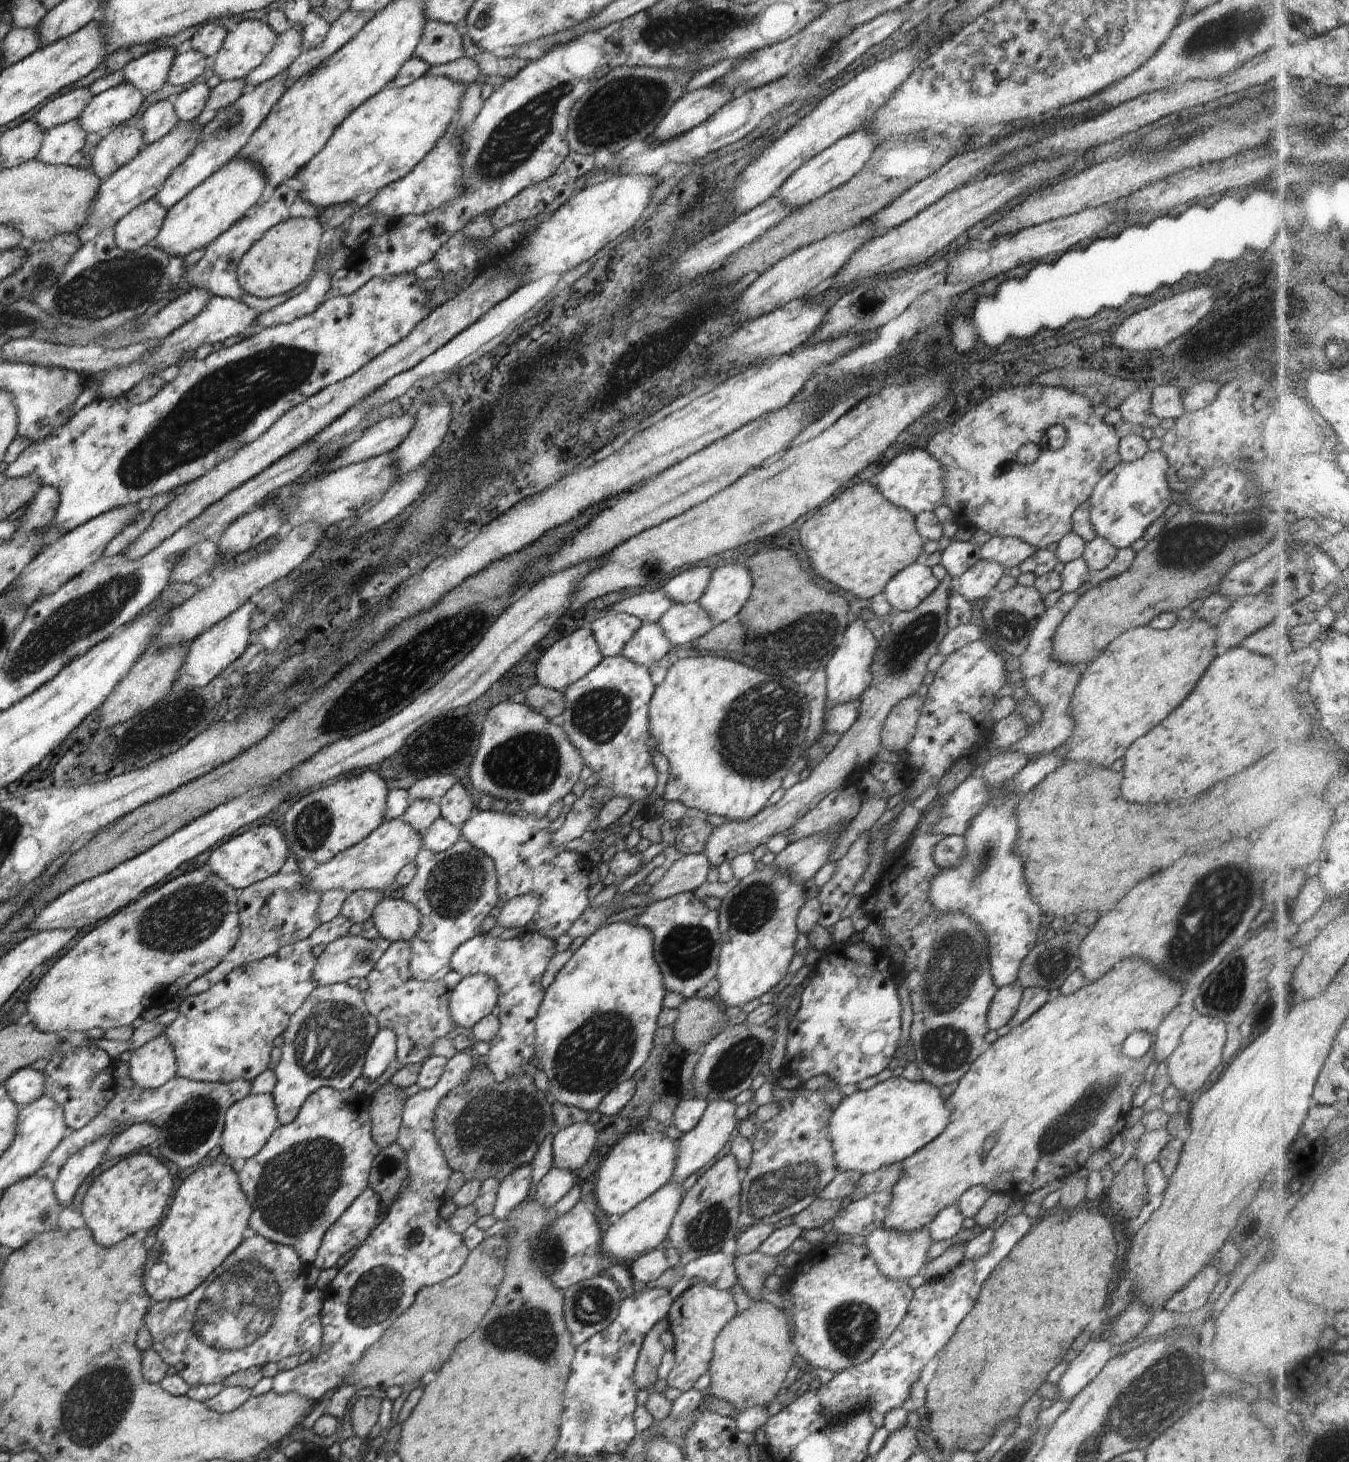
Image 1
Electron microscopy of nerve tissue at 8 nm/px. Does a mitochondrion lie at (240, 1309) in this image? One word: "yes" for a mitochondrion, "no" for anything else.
yes

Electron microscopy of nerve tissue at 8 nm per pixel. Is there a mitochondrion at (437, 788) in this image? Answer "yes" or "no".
no

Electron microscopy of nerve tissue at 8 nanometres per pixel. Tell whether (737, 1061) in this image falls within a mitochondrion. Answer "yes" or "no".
yes

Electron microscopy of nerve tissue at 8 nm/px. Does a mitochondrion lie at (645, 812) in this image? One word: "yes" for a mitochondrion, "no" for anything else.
no

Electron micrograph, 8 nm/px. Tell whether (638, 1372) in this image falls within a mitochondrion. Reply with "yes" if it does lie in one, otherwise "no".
no

